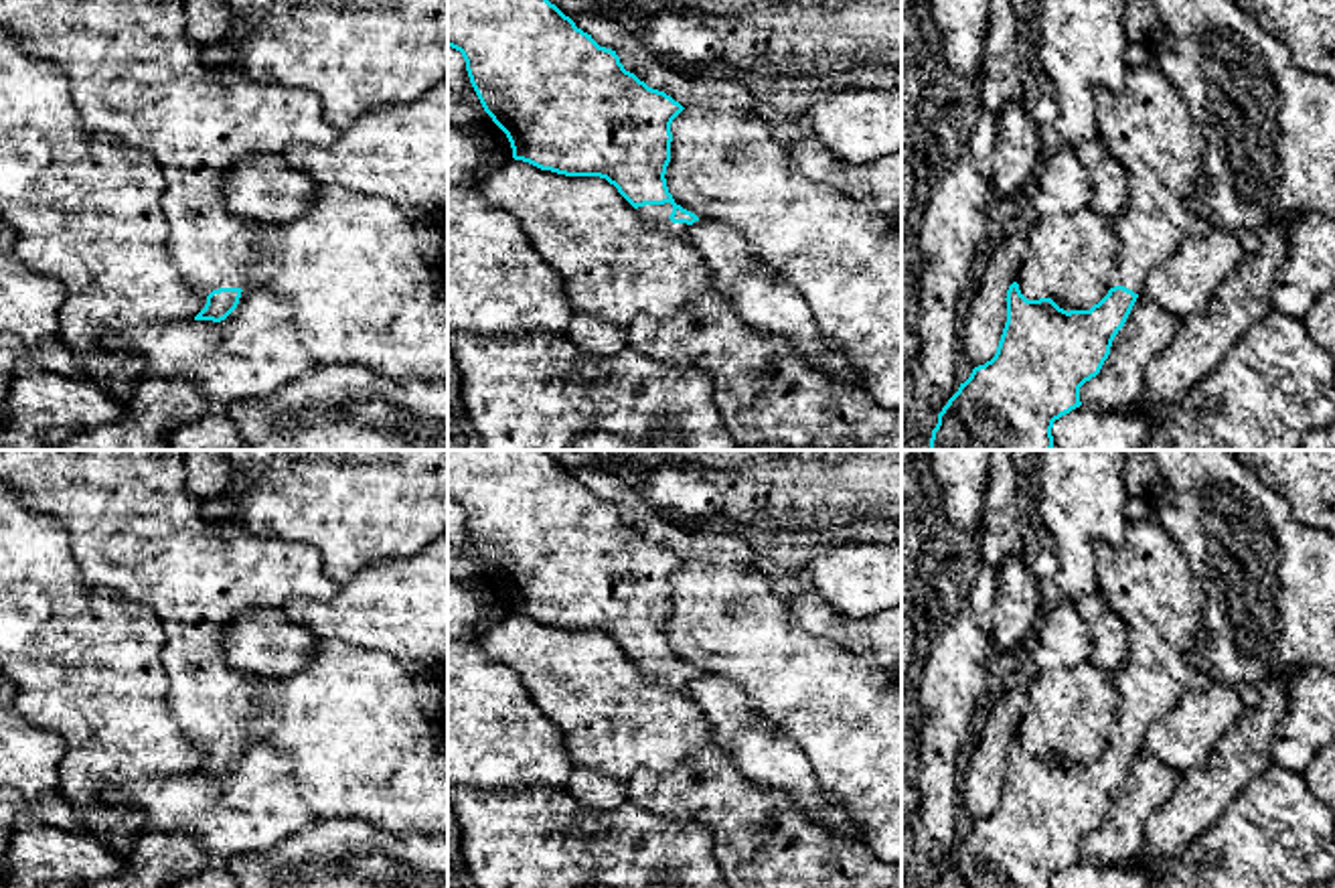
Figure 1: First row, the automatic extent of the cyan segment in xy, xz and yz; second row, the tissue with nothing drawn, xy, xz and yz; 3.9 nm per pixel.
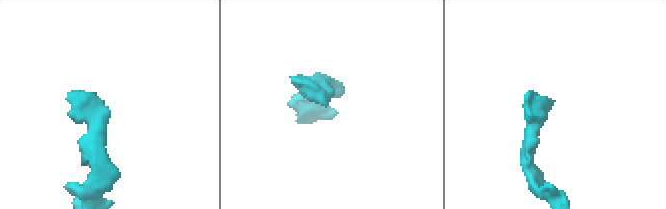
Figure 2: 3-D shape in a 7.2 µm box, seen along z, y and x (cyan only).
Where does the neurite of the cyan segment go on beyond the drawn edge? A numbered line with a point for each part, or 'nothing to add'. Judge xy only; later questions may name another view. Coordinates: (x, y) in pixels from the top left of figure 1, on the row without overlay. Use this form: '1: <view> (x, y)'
1: xy (134, 528)

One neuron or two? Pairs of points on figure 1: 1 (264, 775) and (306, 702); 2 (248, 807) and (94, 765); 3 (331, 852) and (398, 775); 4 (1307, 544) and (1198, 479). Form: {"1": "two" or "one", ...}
{"1": "two", "2": "two", "3": "two", "4": "one"}

